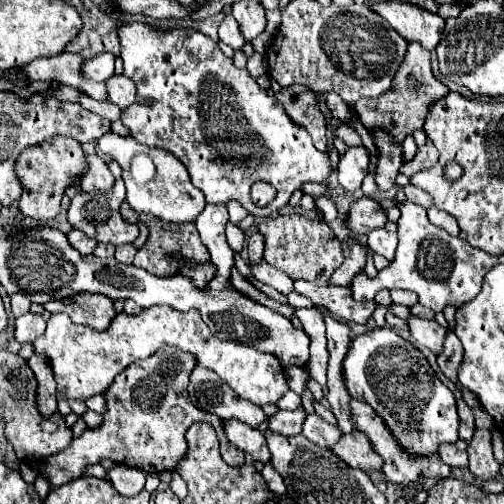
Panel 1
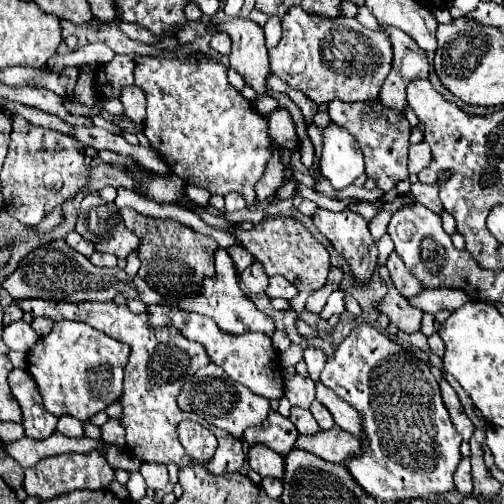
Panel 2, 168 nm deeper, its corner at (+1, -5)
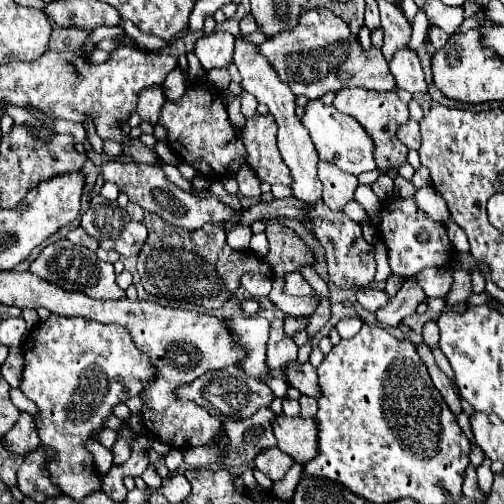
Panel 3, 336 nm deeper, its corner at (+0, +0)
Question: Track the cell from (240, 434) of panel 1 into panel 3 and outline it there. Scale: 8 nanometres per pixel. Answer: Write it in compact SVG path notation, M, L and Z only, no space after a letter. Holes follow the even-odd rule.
M271 447L269 451L261 451L261 455L257 455L253 463L255 463L255 469L265 473L275 483L285 477L289 467L293 465L293 459L289 459L289 455L285 455L281 449Z

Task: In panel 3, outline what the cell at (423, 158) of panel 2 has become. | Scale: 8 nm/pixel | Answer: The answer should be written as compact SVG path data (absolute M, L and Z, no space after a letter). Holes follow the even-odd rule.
M409 119L397 129L397 137L401 143L405 143L409 149L419 149L421 147L421 133L419 133L419 123L415 119Z

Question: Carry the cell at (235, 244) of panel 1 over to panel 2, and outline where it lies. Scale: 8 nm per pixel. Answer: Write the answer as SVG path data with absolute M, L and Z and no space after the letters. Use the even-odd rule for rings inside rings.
M230 246L230 248L228 248L228 254L230 254L230 258L234 260L238 272L246 270L246 268L252 264L252 258L254 258L254 256L252 256L246 248L242 248L242 246Z

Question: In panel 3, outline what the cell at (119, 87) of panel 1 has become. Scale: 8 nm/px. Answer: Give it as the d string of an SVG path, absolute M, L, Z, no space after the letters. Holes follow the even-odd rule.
M149 87L145 91L141 91L139 95L139 103L137 103L137 113L141 115L143 121L155 125L159 121L161 115L161 107L165 105L165 93L163 87Z

